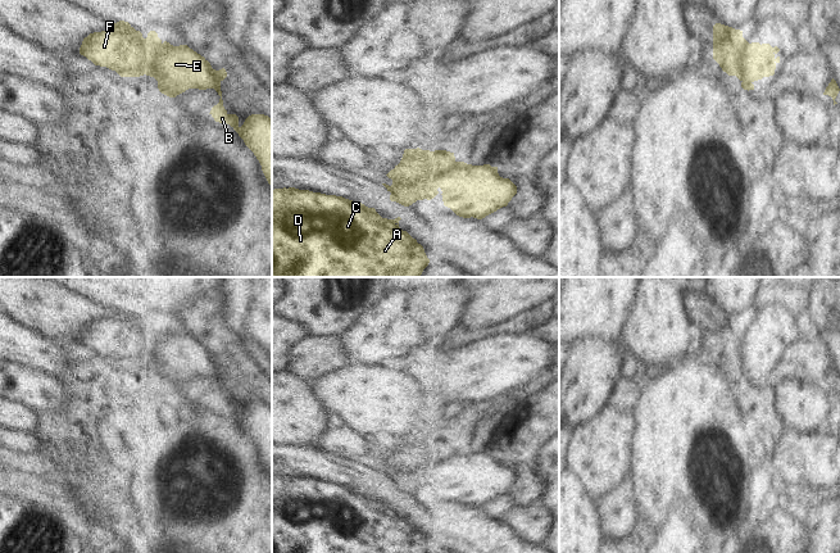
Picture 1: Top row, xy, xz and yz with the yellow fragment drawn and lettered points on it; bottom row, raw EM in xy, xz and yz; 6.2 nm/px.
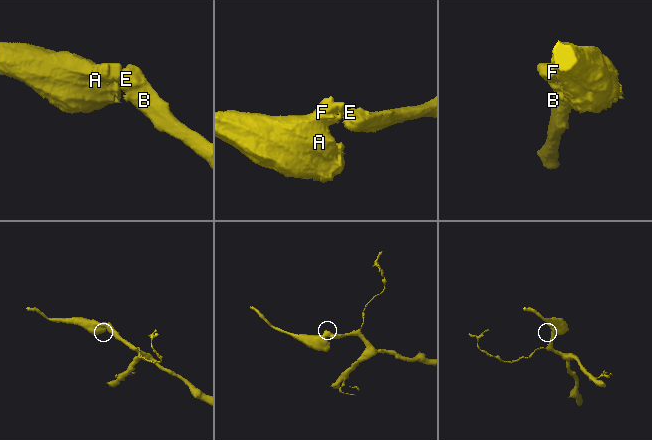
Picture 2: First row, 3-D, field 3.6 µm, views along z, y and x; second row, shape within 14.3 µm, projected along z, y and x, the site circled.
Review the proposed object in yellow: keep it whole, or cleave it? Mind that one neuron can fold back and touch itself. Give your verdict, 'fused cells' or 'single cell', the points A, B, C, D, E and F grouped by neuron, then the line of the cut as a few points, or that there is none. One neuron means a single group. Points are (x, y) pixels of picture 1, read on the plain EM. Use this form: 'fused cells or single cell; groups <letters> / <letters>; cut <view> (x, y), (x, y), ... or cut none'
fused cells; groups A C D F / B E; cut yz (761, 332), (744, 340), (743, 352), (735, 362)

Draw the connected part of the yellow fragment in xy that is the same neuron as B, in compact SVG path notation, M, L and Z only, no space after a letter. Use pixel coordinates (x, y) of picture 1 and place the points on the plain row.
M164 328L158 344L159 350L153 364L158 368L159 379L176 385L189 376L214 376L221 386L209 402L215 409L227 411L239 421L259 448L272 473L272 405L264 402L251 402L240 414L239 404L228 402L223 394L221 370L227 364L226 357L213 357L204 344L187 332L173 334Z

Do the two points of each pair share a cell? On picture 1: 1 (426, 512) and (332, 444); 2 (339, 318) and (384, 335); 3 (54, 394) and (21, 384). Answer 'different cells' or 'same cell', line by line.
1: different cells
2: different cells
3: same cell

